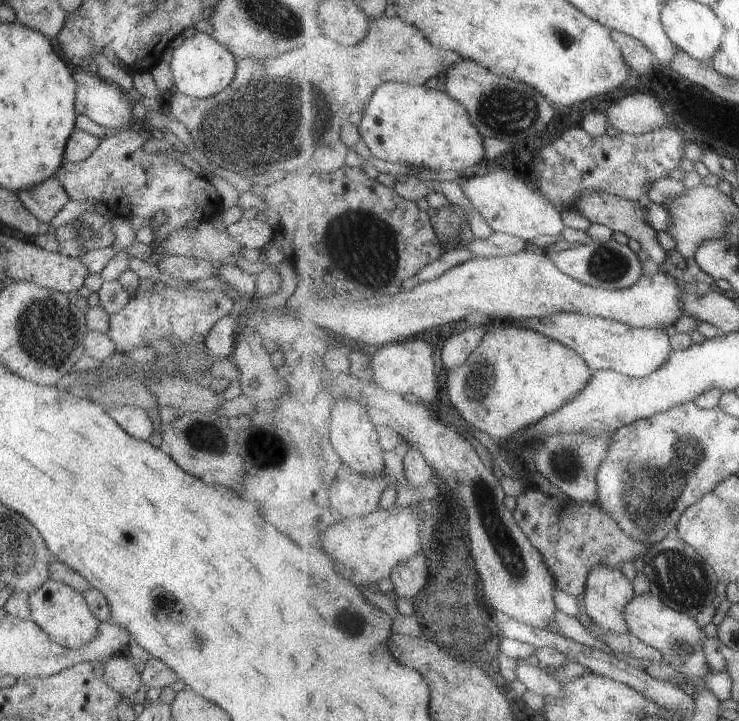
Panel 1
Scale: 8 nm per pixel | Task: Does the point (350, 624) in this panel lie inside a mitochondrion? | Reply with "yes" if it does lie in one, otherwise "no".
yes

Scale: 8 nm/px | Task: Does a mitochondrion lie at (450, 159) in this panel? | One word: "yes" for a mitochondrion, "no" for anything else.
no

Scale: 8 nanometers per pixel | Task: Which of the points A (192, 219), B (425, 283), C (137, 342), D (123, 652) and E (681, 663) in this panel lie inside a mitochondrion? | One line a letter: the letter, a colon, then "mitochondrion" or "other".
A: other
B: other
C: other
D: other
E: other

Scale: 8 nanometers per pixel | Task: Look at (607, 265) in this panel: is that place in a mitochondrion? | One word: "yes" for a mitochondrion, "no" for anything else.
yes

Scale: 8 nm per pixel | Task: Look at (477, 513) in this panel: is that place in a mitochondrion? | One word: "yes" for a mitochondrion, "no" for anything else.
yes

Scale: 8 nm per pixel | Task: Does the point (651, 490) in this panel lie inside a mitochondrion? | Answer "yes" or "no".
yes

